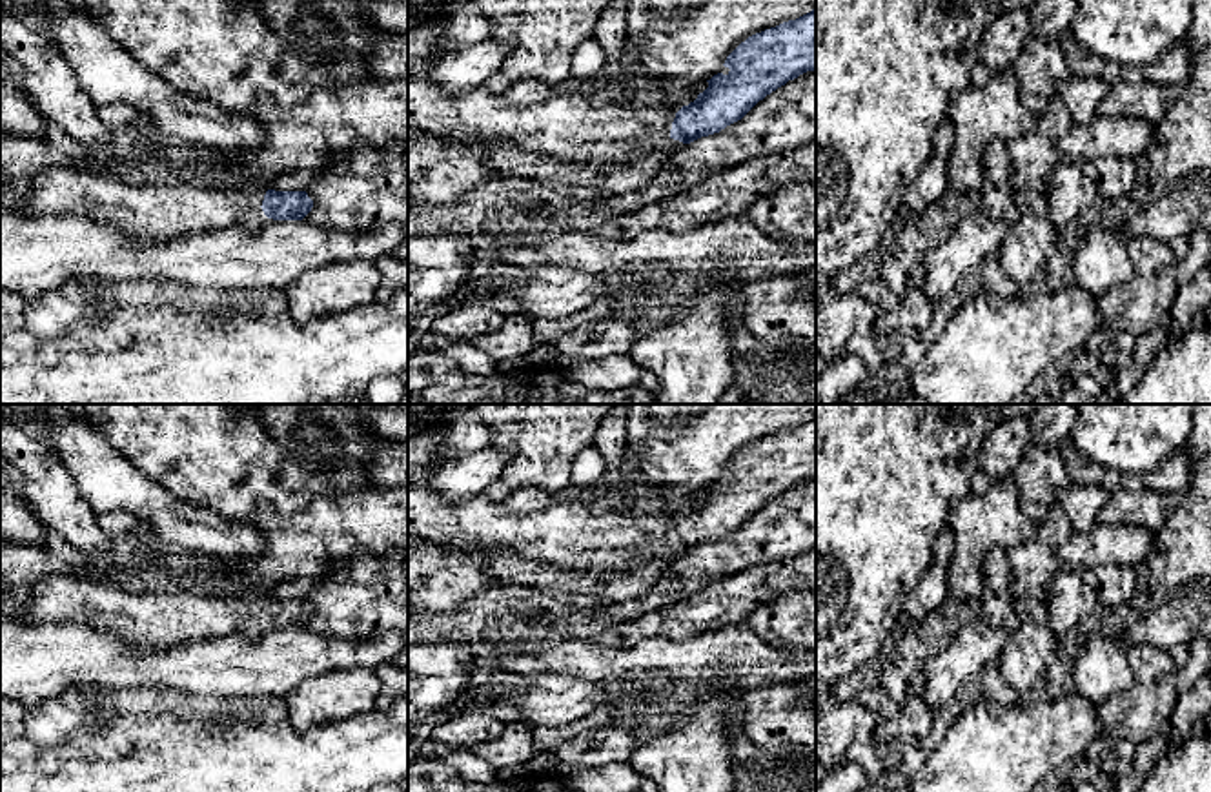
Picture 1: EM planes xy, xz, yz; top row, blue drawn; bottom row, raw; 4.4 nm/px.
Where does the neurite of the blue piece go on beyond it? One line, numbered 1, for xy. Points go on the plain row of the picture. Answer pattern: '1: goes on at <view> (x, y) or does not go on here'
1: goes on at xy (146, 619)

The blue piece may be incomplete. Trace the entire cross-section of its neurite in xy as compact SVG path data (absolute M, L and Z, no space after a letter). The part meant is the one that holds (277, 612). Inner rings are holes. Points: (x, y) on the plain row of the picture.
M58 574L46 577L33 590L33 599L13 619L20 623L86 623L113 632L122 641L140 648L171 648L206 637L242 637L257 641L273 628L302 628L313 615L306 599L275 599L260 592L248 597L220 597L191 592L131 592L113 575L84 579Z

